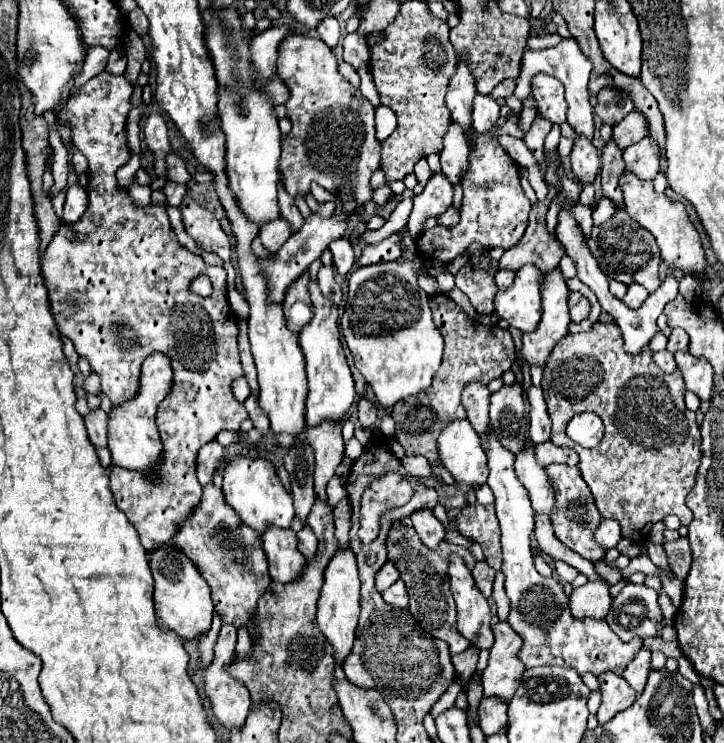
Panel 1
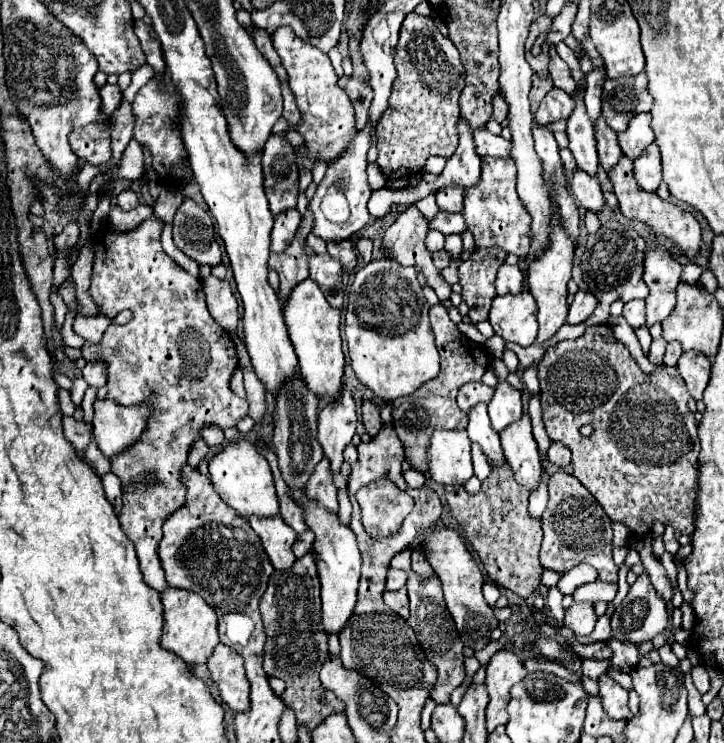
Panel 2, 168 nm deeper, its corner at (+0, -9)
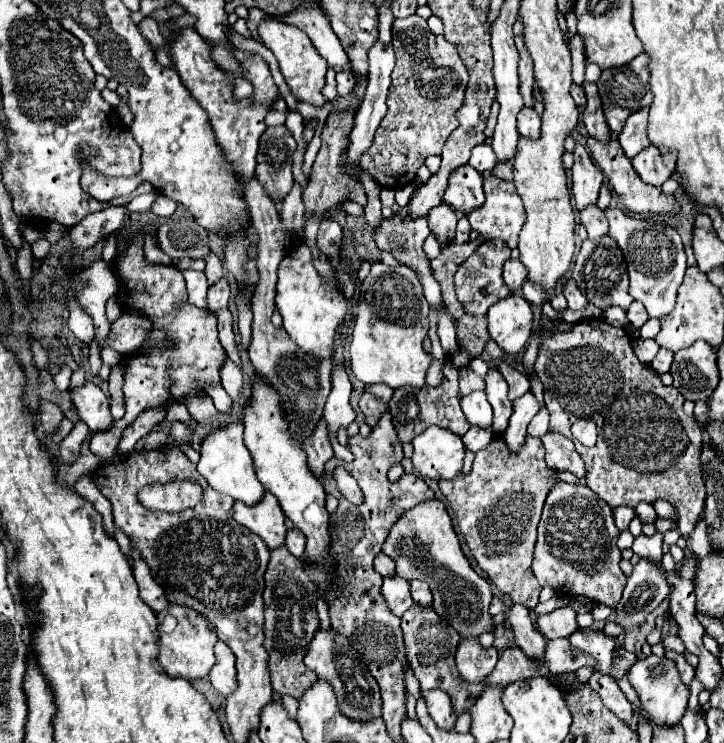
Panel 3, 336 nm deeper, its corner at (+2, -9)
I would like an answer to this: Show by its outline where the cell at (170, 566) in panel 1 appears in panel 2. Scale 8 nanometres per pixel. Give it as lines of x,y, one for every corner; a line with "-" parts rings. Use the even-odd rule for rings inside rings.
171,586
161,594
161,602
165,608
165,624
163,624
163,634
159,640
161,648
177,654
189,666
207,664
211,652
219,644
215,610
209,604
205,604
205,600
201,596
197,596
193,592
171,588

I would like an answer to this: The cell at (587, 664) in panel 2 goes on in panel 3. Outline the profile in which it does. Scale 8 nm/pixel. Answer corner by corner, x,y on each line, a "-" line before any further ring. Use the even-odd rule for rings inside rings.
581,630
569,636
569,642
573,648
581,650
583,654
589,654
595,658
595,670
607,674
613,664
613,646
615,640
607,636
605,632
595,630

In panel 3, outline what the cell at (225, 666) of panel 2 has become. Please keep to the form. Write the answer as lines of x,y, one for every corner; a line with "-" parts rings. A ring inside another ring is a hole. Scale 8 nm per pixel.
217,640
215,644
215,666
209,672
209,680
217,692
229,696
237,690
237,668
235,668
235,654
231,648

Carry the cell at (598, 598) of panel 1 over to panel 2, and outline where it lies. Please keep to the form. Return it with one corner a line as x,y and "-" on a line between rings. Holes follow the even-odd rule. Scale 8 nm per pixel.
579,602
565,610
563,624
567,628
571,628
577,636
589,634
595,628
595,622
597,622
597,616
595,616
593,604
589,604
589,602

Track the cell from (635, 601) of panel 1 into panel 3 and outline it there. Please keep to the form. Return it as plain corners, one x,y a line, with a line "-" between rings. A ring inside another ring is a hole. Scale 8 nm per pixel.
639,560
633,566
633,574
627,580
623,590
623,598
617,604
615,622
623,626
623,630
633,630
645,624
647,616
667,598
667,582
663,580
663,572
655,568
655,564
647,564
647,560

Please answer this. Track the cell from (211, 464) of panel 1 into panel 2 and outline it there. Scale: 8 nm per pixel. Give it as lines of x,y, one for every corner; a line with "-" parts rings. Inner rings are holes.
195,440
195,442
191,444
189,456
187,456
187,464
191,464
193,468
197,468
197,466
199,466
199,462
205,458
207,450
209,450
209,446
207,446
203,440

